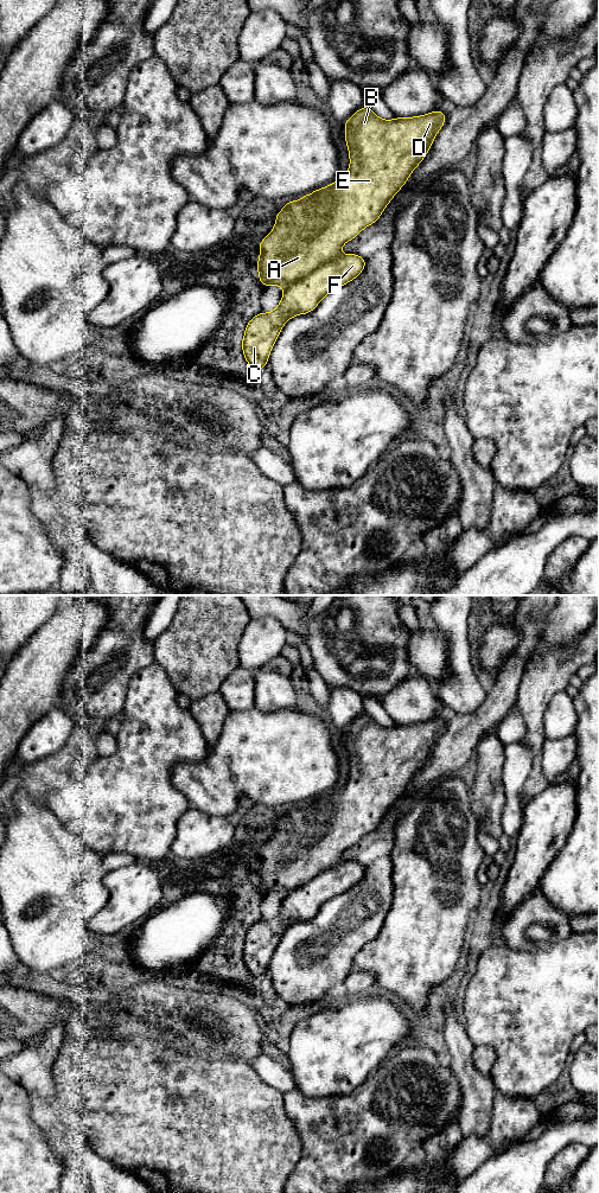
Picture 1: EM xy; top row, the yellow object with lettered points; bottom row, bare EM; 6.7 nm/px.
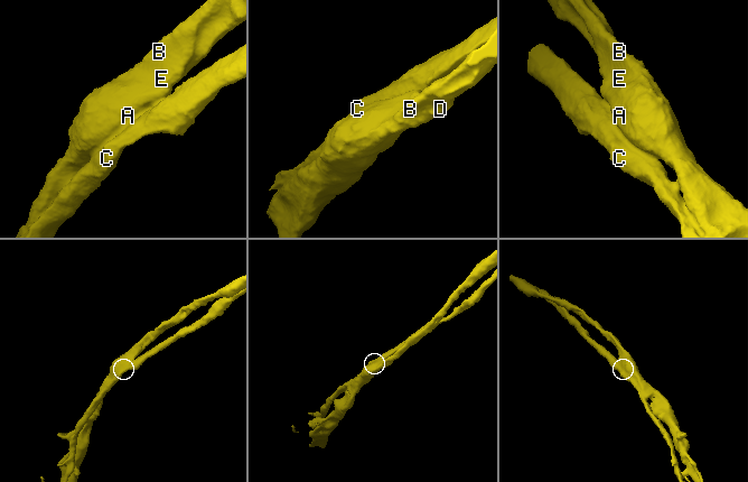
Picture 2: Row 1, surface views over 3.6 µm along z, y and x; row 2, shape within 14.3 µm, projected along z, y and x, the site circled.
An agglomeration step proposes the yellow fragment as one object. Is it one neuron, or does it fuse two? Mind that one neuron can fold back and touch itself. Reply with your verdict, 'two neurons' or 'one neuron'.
one neuron

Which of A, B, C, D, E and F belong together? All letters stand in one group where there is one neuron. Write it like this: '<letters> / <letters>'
A B C D E F

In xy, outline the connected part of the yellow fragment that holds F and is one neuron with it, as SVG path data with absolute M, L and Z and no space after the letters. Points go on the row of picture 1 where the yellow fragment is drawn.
M365 104L344 123L345 142L350 158L349 171L339 180L300 197L300 200L287 200L276 215L273 230L259 244L259 281L265 287L280 286L286 291L274 311L260 312L246 326L242 351L244 359L253 370L262 370L268 364L270 351L283 325L291 318L312 312L330 292L337 291L355 280L364 270L367 260L357 254L342 255L343 245L356 238L363 229L378 221L393 197L425 159L445 121L446 115L439 109L420 116L384 120Z

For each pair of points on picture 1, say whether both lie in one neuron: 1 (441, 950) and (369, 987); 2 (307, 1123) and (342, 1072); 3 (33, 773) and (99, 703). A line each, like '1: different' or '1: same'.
1: different
2: different
3: same

